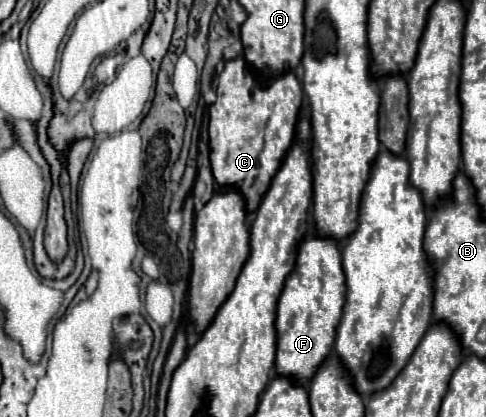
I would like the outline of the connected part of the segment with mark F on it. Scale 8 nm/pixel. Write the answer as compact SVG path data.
M323 237L303 239L293 271L289 273L277 305L277 375L297 375L301 383L313 379L317 363L333 351L337 323L341 321L341 307L345 305L345 275L341 269L341 251L337 241Z

